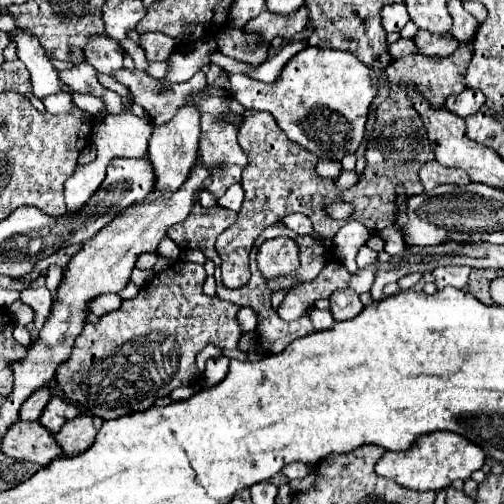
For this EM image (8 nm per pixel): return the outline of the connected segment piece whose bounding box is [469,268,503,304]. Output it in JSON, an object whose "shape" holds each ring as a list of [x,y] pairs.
{"shape":[[[489,268],[489,270],[471,270],[471,276],[469,276],[469,292],[475,294],[481,302],[493,304],[491,298],[489,298],[489,282],[493,278],[499,278],[499,276],[503,276],[503,272],[493,270],[493,268]]]}

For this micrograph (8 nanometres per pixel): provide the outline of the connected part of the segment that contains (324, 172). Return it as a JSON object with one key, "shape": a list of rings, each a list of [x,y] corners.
{"shape":[[[319,160],[315,170],[317,170],[317,174],[319,174],[321,178],[333,178],[333,180],[337,180],[339,174],[341,174],[341,164],[339,164],[339,162],[325,162],[325,160]]]}

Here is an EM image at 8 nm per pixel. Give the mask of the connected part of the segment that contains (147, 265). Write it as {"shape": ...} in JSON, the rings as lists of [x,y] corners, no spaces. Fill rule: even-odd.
{"shape":[[[145,252],[145,254],[141,254],[137,258],[137,264],[135,266],[141,268],[141,270],[151,270],[157,260],[159,260],[159,254],[157,252]]]}

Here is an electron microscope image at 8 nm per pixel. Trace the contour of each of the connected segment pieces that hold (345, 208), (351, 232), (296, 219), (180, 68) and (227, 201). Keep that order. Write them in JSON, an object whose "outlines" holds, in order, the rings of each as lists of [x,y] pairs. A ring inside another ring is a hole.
{"outlines":[[[[339,202],[339,204],[329,206],[329,216],[333,216],[333,218],[347,218],[351,212],[353,212],[353,206],[349,206],[347,202]]],[[[357,220],[347,222],[333,238],[333,248],[335,254],[339,256],[339,260],[349,268],[349,270],[357,270],[355,264],[355,254],[357,250],[371,238],[371,232]]],[[[301,213],[289,214],[283,218],[283,222],[285,222],[293,232],[297,232],[297,234],[311,234],[313,232],[312,222],[307,216]]],[[[197,40],[189,54],[175,52],[169,58],[169,74],[165,76],[165,82],[185,82],[195,72],[199,72],[203,66],[209,64],[209,56],[219,52],[215,40]]],[[[233,184],[233,186],[229,186],[227,192],[217,200],[217,204],[223,206],[223,208],[231,208],[231,210],[237,212],[237,210],[241,208],[243,200],[245,200],[245,192],[243,192],[243,188],[241,188],[239,184]]]]}

